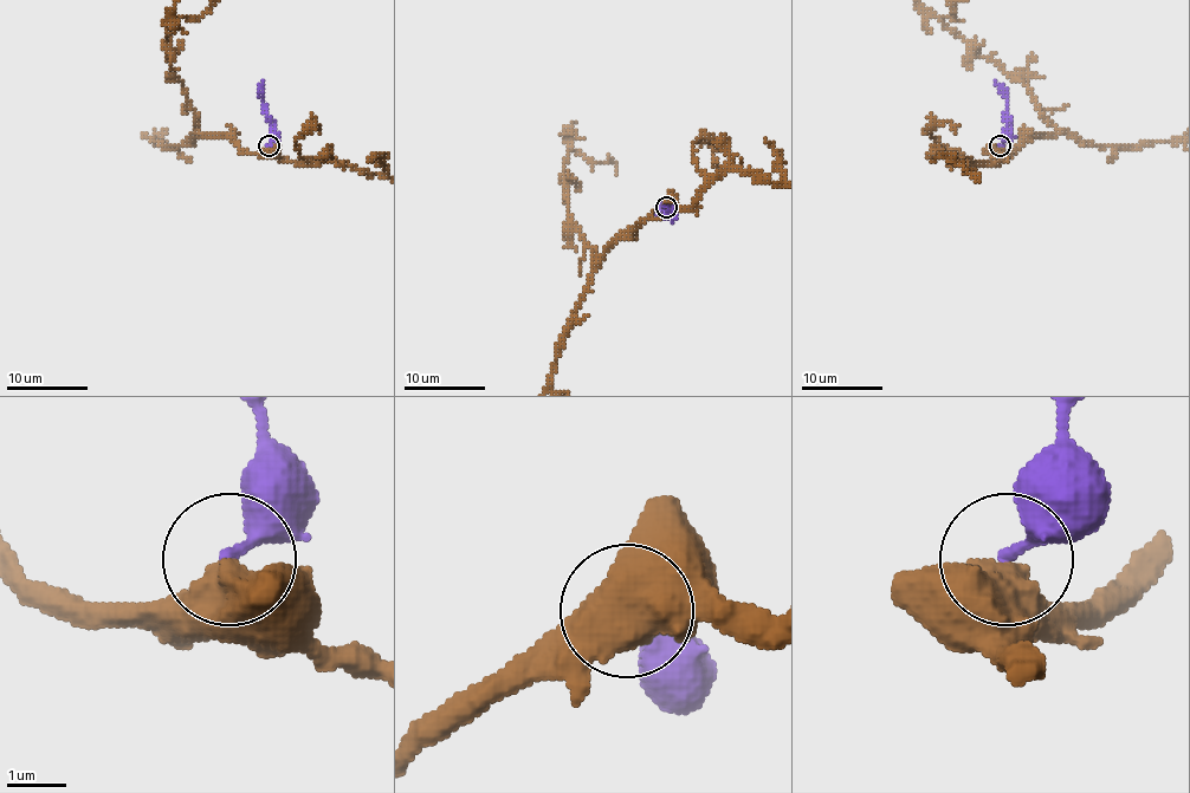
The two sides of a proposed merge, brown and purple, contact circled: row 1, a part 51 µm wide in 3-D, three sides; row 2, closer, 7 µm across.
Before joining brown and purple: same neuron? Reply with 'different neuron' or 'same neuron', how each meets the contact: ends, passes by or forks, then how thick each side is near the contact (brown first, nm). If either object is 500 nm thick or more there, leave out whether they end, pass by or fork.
different neuron | 800/240 nm

